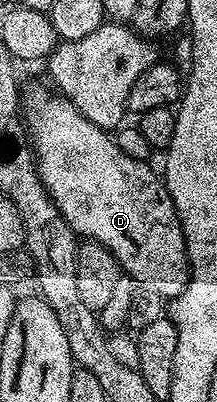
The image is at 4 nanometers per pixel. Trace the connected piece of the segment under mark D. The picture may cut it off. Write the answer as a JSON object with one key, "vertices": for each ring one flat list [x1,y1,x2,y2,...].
{"vertices":[[29,86,26,90,24,87,19,94,19,110,37,159,37,171,47,192,53,197,53,203,74,234,106,246,122,271,134,282,151,287,166,300,178,298,183,288,187,288,191,267,185,247,185,233,162,175,158,171,156,174,148,161,140,162,127,156,110,131,91,124,91,120,83,116,83,112,79,112,71,100,64,98,56,89,45,86]]}

